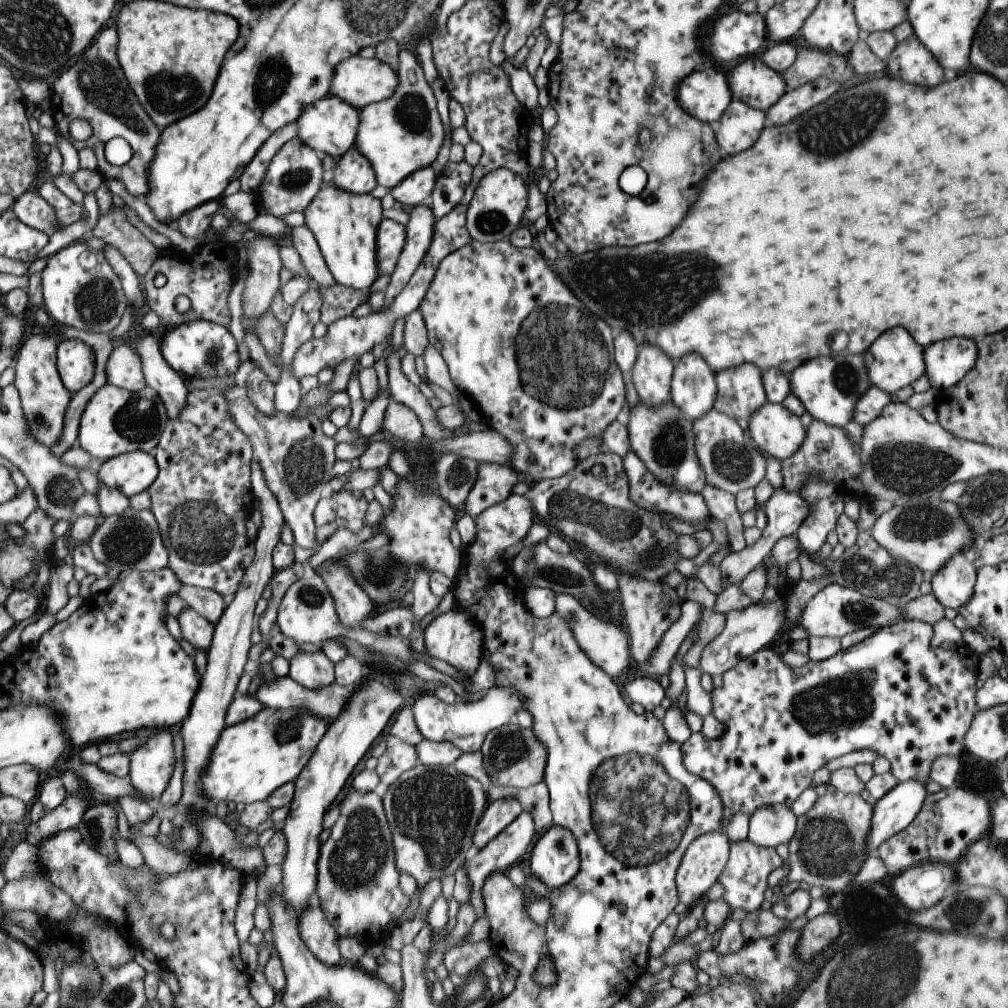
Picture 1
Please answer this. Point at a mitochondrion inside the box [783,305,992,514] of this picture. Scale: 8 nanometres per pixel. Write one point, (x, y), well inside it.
(905, 469)

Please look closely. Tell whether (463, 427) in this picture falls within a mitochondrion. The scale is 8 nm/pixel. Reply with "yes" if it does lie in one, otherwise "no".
no

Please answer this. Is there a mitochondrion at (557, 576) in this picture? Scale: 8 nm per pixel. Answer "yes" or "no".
yes

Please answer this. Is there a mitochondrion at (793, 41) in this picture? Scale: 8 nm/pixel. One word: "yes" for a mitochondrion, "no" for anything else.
no

